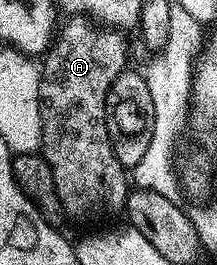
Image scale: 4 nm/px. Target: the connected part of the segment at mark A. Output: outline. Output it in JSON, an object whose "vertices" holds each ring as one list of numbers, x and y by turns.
{"vertices":[[73,18,68,22,70,24,62,32,60,29,56,33,51,47,44,53,43,63,41,64,41,147,39,152,40,155,44,156,47,166,51,166,51,175,55,178,55,190,59,194,59,202,63,206,66,217,70,221,73,219,78,220,81,224,85,224,88,220,101,220,104,216,113,216,116,212,120,213,124,209,125,200,131,191,131,184,127,179,127,169,121,165,119,158,115,158,113,140,109,136,109,127,105,121,107,94,111,90,111,82,115,82,115,78,119,78,119,74,126,71,127,64,125,64,125,59,129,56,129,48,125,45,125,40,121,37,124,35,120,31,108,26,94,26,85,18]]}

